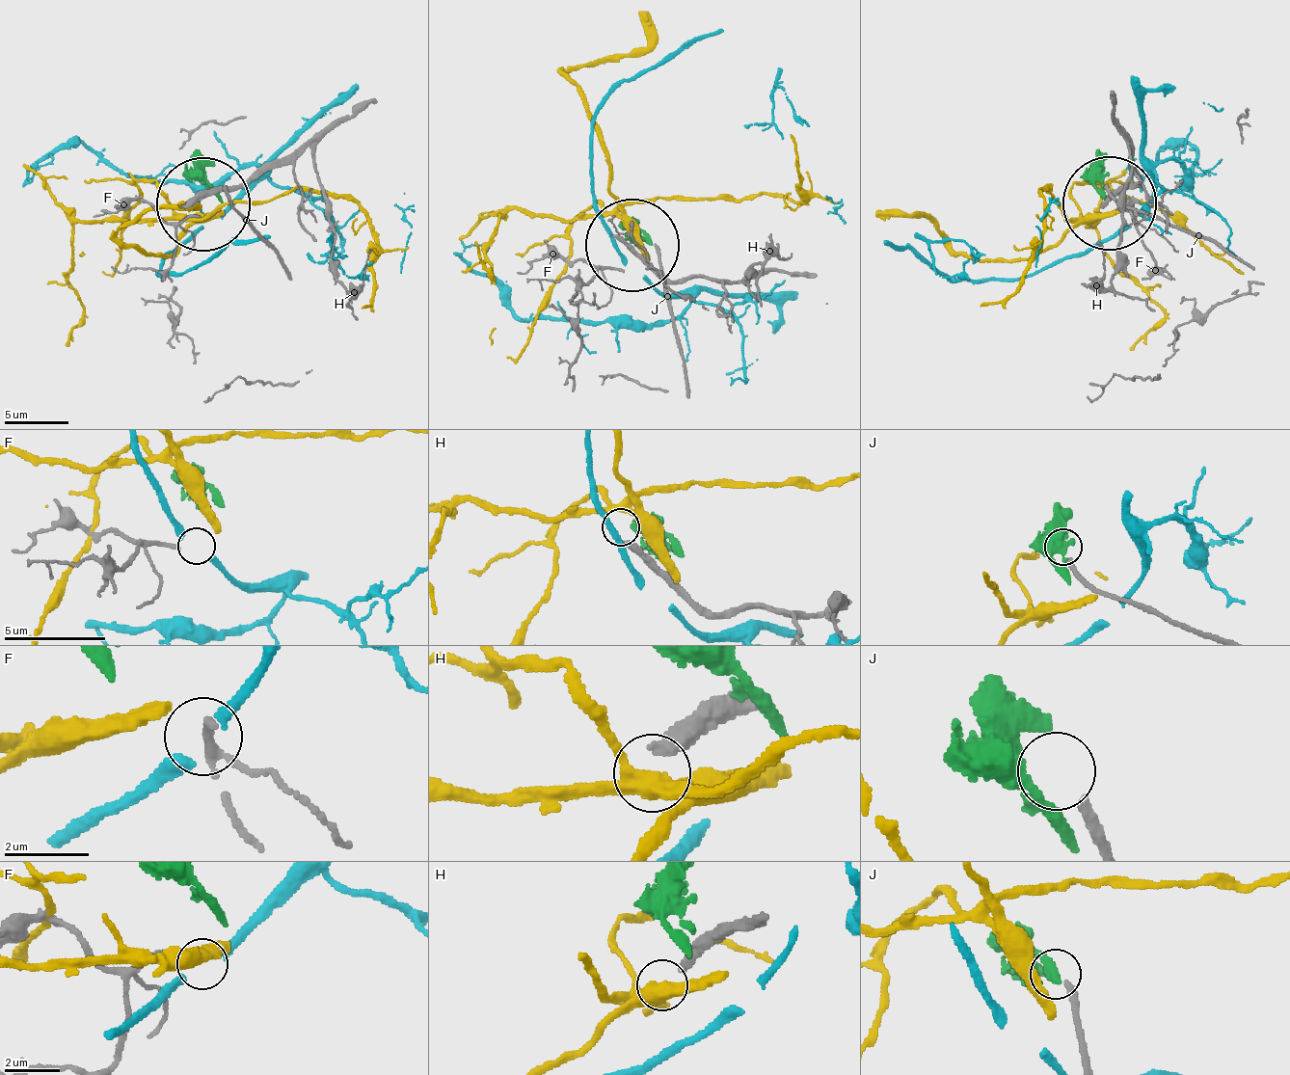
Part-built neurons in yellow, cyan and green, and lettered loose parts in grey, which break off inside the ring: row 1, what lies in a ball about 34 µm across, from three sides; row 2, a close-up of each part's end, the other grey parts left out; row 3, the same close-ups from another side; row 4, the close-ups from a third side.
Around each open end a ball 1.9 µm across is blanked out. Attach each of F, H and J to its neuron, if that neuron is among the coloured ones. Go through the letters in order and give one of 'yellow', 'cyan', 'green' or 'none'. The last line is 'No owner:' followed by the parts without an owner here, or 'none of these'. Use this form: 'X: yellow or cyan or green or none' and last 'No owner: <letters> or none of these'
F: cyan
H: none
J: none
No owner: H, J

